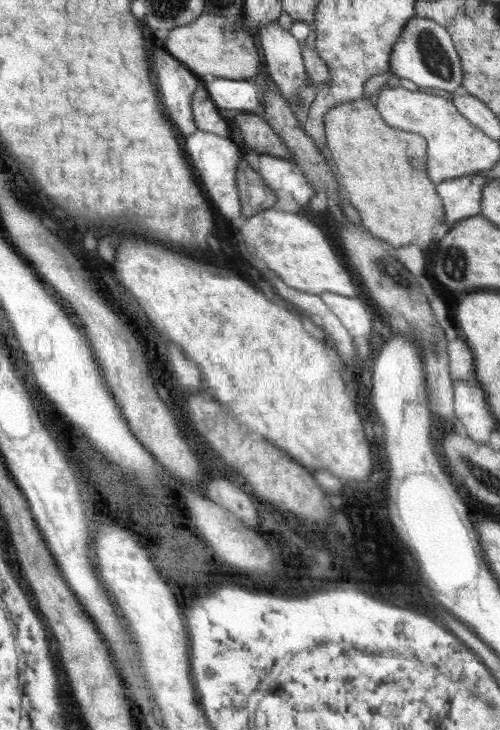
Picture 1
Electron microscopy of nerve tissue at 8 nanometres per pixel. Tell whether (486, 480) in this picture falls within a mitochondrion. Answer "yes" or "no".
no

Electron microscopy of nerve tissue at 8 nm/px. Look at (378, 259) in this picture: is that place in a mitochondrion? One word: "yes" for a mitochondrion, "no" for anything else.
yes

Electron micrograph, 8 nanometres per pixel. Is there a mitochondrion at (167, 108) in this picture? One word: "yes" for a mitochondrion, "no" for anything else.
no

